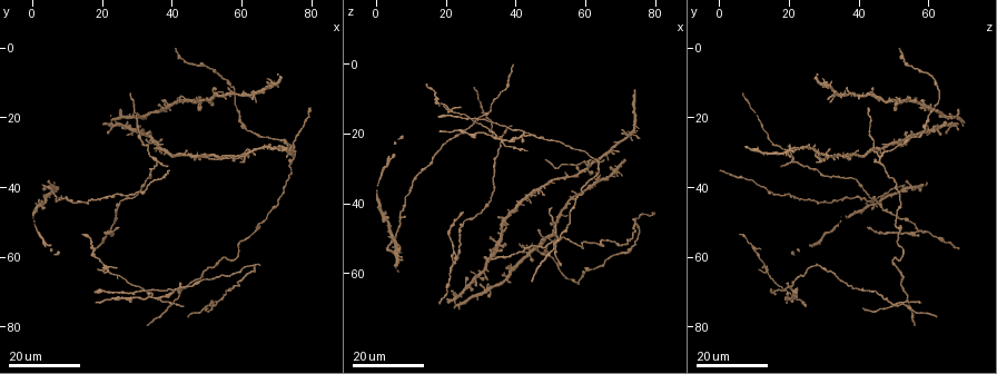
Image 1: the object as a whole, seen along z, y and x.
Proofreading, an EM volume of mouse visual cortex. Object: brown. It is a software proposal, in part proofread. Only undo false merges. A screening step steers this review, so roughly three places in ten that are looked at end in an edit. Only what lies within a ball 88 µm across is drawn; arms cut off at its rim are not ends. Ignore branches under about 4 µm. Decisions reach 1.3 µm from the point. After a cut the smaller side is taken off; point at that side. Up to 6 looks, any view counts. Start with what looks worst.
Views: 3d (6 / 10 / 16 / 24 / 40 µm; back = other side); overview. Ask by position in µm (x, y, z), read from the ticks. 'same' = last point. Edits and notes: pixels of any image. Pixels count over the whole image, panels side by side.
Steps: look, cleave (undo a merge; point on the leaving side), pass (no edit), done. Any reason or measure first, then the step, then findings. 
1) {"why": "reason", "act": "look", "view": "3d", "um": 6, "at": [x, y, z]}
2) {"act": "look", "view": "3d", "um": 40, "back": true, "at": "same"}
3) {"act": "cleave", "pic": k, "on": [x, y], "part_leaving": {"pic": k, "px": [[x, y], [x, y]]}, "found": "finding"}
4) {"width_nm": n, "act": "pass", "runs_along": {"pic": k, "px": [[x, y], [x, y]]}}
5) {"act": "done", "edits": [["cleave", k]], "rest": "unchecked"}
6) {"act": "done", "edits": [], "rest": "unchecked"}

{"why": "four arms meet", "act": "look", "view": "3d", "um": 24, "at": [51.0, 73.0, 52.0]}

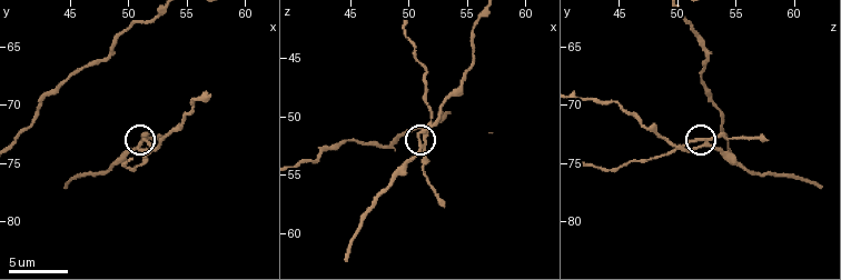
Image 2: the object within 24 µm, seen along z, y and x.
{"why": "zoom in", "act": "look", "view": "3d", "um": 10, "at": [51.0, 73.2, 52.6]}

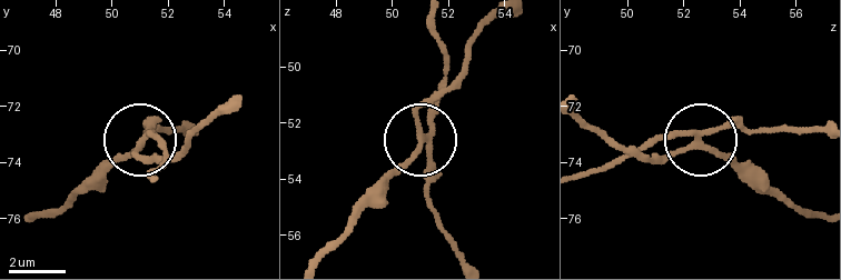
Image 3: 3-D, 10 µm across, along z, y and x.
{"width_nm": 200, "act": "cleave", "pic": 3, "on": [435, 178], "part_leaving": {"pic": 3, "px": [[694, 132], [654, 138], [582, 173]]}, "found": "a second cell is stuck on"}

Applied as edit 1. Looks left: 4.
{"why": "arms part here", "act": "look", "view": "3d", "um": 16, "at": [35.5, 32.5, 20.5]}

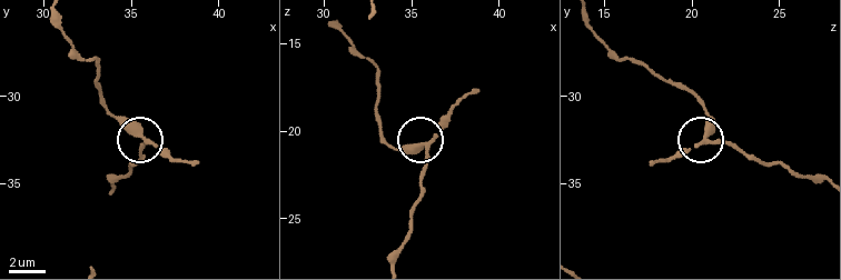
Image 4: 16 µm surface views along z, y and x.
{"act": "look", "view": "3d", "um": 6, "at": [35.8, 32.4, 20.7]}

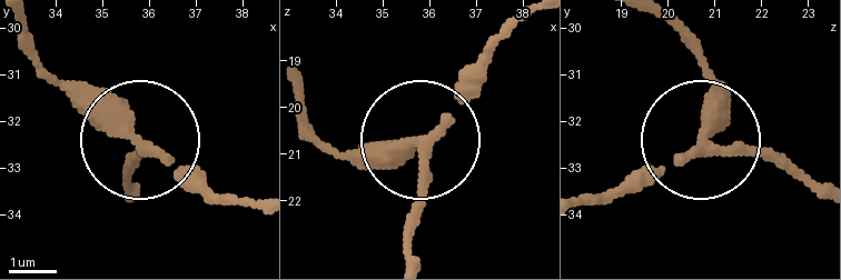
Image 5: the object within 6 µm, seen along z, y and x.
{"act": "pass", "runs_along": {"pic": 5, "px": [[409, 261], [418, 146], [330, 153]]}, "found": "one cell here"}

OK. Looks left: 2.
{"why": "arms part here", "act": "look", "view": "3d", "um": 16, "at": [74.5, 31.0, 46.0]}

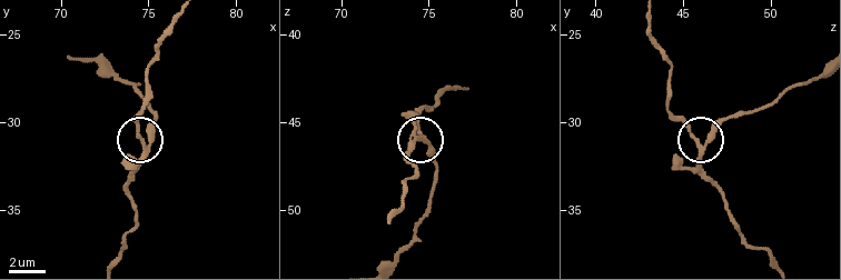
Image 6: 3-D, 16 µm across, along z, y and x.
{"why": "zoom in", "act": "look", "view": "3d", "um": 10, "at": [74.8, 31.6, 46.0]}

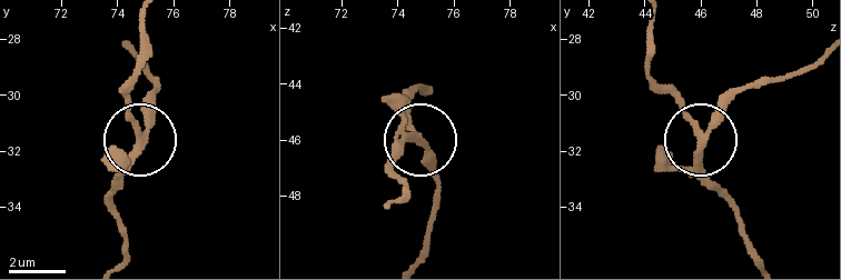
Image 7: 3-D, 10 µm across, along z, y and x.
{"arms": 3, "act": "cleave", "pic": 7, "on": [147, 120], "part_leaving": {"pic": 7, "px": [[134, 156], [148, 100], [160, 87], [131, 50]]}, "found": "two cells meet here"}

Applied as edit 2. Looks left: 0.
{"act": "done", "edits": [["cleave", 3], ["cleave", 7]], "rest": "unchecked"}

